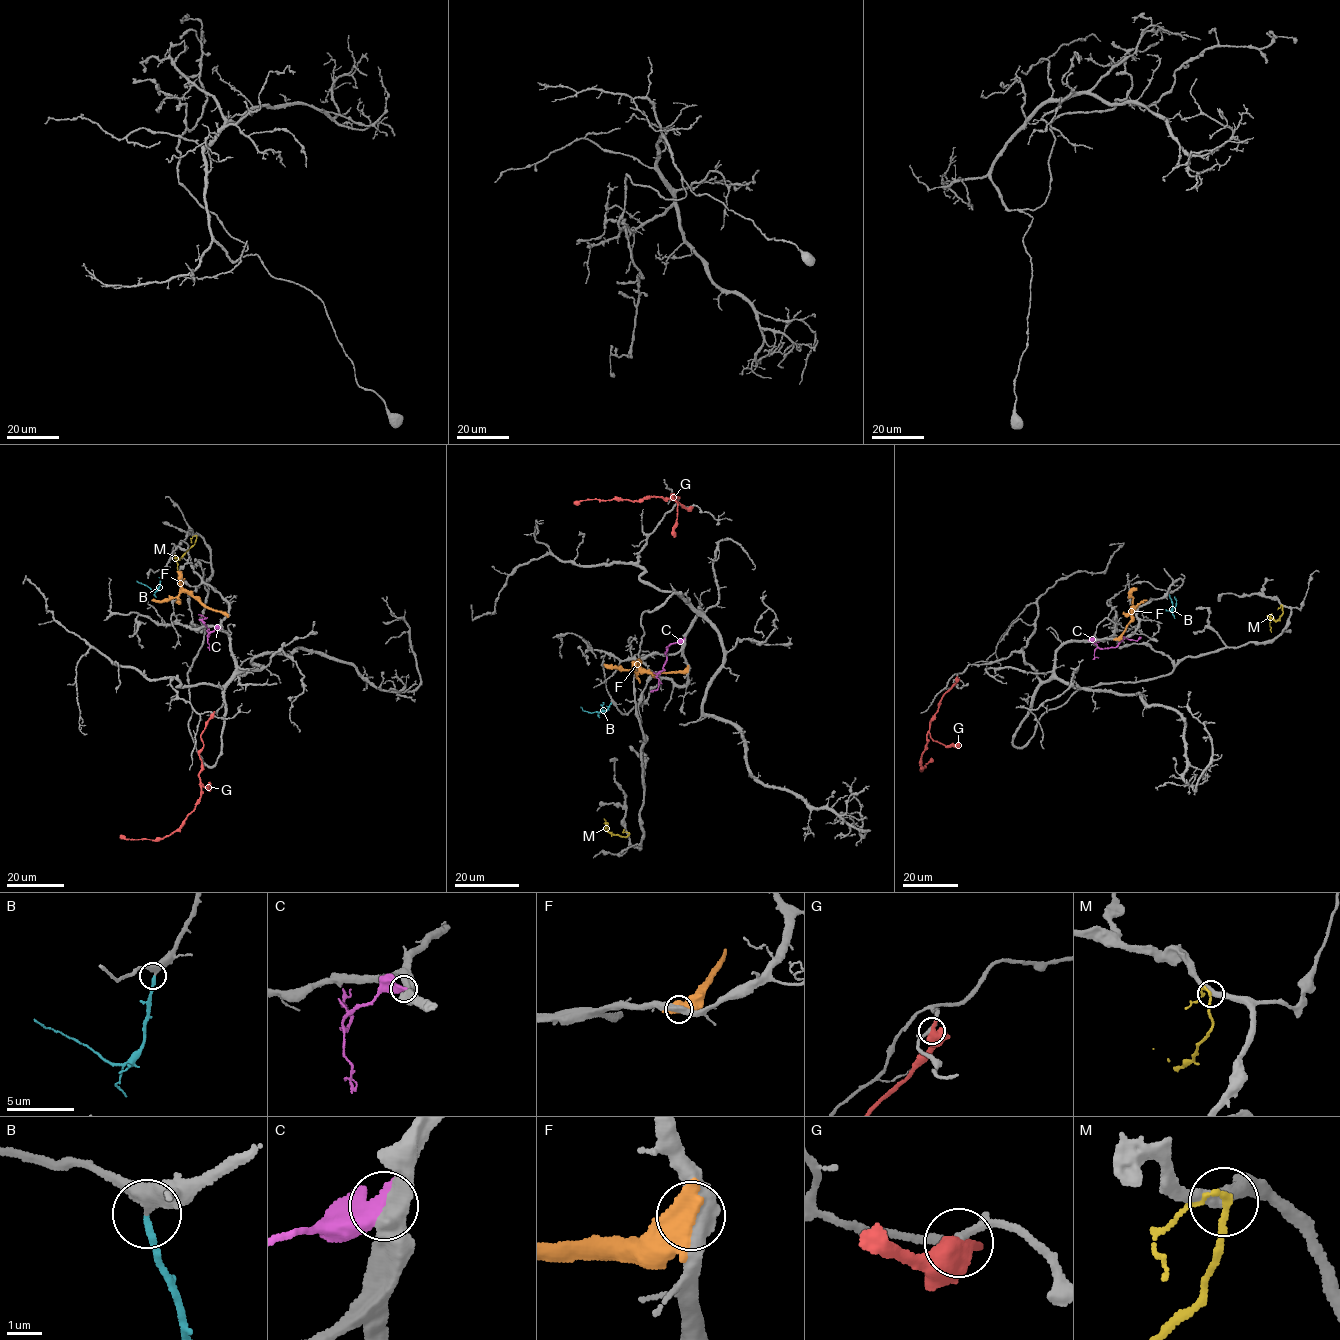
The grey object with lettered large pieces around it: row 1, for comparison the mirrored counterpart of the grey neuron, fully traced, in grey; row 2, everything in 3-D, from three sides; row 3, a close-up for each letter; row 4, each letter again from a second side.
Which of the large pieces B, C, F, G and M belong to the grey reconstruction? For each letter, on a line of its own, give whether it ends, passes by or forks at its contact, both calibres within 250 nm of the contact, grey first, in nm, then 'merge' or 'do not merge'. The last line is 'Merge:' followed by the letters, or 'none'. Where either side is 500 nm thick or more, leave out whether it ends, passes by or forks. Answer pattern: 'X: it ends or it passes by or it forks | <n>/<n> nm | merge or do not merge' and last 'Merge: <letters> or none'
B: it ends | 360/200 nm | merge
C: 500/500 nm | do not merge
F: 480/750 nm | do not merge
G: 220/550 nm | do not merge
M: it passes by | 360/170 nm | do not merge
Merge: B

